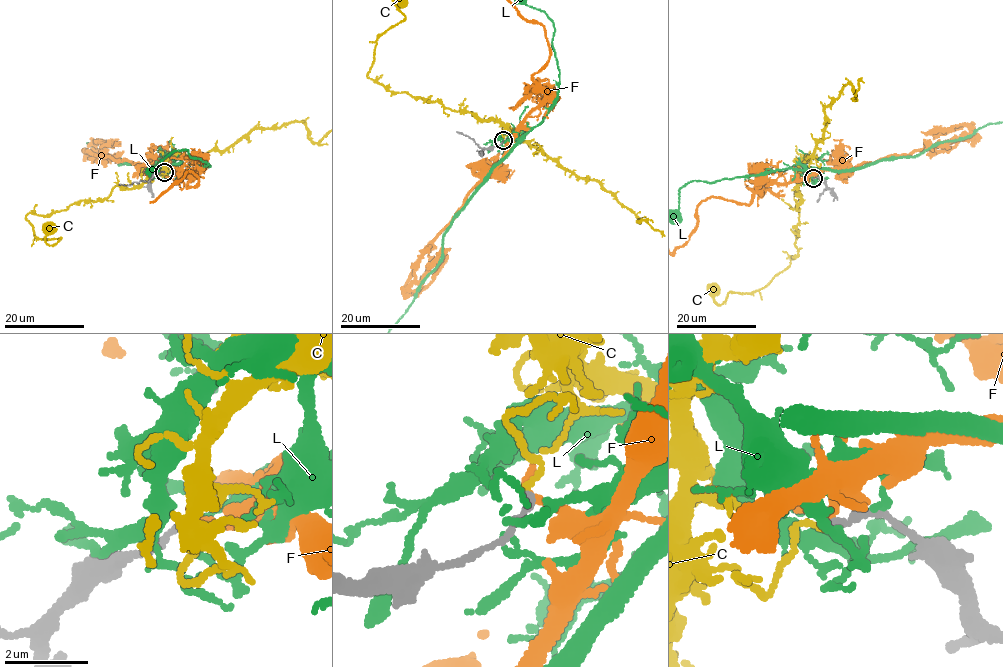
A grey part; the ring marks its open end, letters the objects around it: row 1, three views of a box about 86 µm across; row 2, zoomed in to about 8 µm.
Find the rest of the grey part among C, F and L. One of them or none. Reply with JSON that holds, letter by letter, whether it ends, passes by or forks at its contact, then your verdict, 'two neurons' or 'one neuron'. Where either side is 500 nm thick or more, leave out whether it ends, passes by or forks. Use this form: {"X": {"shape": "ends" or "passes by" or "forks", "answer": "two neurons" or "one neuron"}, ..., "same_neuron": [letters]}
{"C": {"shape": "passes by", "answer": "one neuron"}, "F": {"shape": "ends", "answer": "two neurons"}, "L": {"shape": "ends", "answer": "two neurons"}, "same_neuron": ["C"]}

